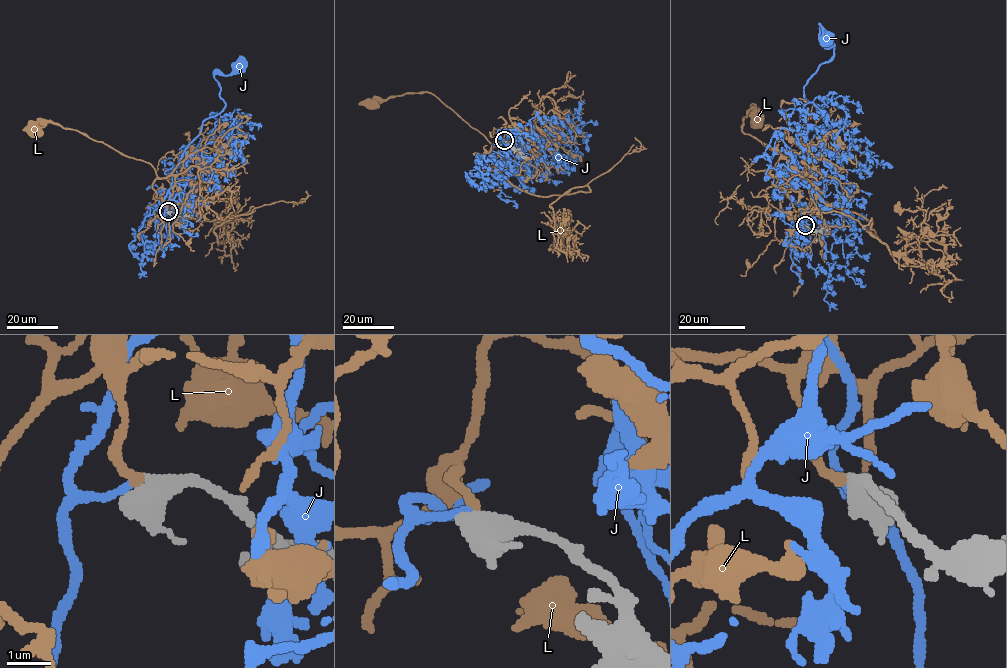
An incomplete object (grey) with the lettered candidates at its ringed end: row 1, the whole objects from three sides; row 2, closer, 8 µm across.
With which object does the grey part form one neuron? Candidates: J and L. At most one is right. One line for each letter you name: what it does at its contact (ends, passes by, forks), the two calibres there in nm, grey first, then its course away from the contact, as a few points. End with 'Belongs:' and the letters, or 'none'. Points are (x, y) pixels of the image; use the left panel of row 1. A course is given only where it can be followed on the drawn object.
J: it ends; calibres 360 and 180 nm; course (167, 212), (172, 171), (181, 154), (204, 120), (225, 105), (214, 75), (228, 75), (238, 68)
Belongs: J

